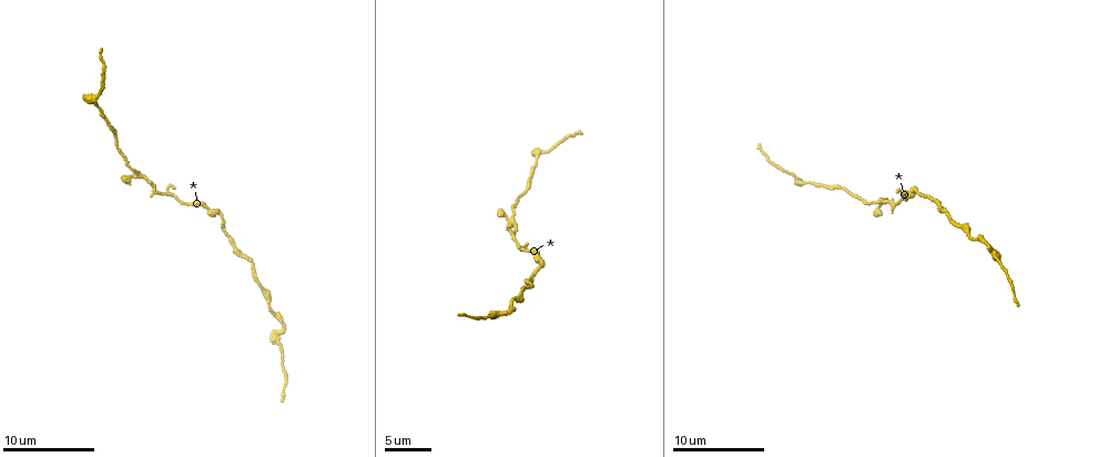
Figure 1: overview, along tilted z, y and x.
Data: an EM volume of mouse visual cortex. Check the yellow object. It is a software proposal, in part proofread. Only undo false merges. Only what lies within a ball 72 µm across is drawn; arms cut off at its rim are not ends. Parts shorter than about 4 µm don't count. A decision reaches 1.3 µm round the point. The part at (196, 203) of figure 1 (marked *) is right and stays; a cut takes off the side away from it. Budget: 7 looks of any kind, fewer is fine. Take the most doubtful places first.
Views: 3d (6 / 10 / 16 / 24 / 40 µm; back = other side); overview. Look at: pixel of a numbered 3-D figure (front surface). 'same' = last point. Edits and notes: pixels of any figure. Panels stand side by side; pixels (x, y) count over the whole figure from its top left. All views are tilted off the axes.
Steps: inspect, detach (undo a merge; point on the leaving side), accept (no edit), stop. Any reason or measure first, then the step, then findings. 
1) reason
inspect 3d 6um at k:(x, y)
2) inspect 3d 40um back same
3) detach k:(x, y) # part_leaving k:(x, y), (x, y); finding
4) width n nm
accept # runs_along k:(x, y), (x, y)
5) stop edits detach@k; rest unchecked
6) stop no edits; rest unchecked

three-way junction
inspect 3d 16um at 1:(282, 318)

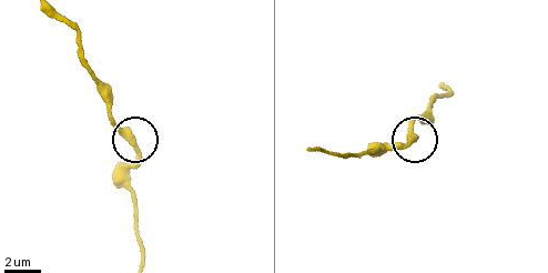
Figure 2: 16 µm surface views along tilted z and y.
arms 3
accept # runs_along 2:(62, 20), (77, 34), (113, 121), (135, 142), (129, 178); all the same neuron

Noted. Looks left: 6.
side arm on a straight run
inspect 3d 6um at 1:(900, 200)

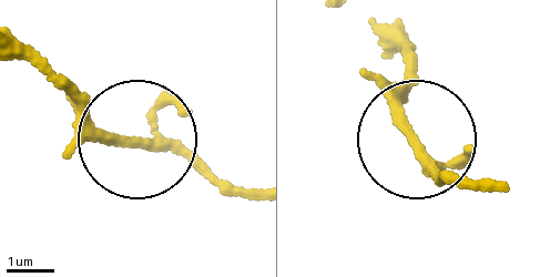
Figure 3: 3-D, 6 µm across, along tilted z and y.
arms 3
accept # continuous, no second neuron

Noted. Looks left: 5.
sudden change in width
inspect 3d 16um at 1:(137, 170)

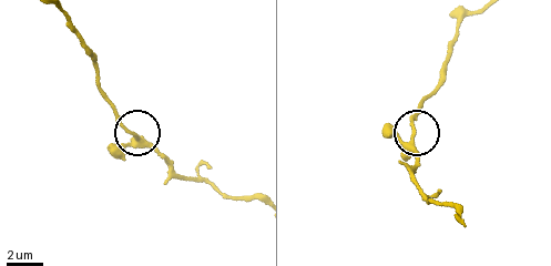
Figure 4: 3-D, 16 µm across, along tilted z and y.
width 290 nm
accept # runs_along 4:(253, 197), (230, 197), (206, 182), (180, 173), (110, 106); one neuron here

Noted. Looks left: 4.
thick turns thin
inspect 3d 10um at 1:(541, 266)

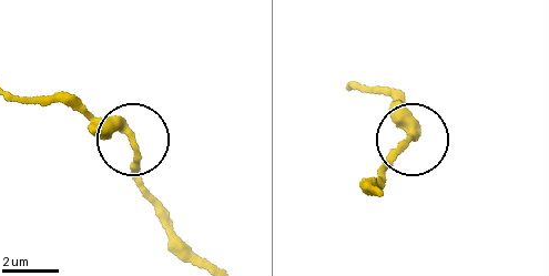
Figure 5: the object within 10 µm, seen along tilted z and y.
accept # runs_along 5:(58, 99), (132, 149), (159, 218); all the same neuron

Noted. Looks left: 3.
stop no edits; rest unchecked

